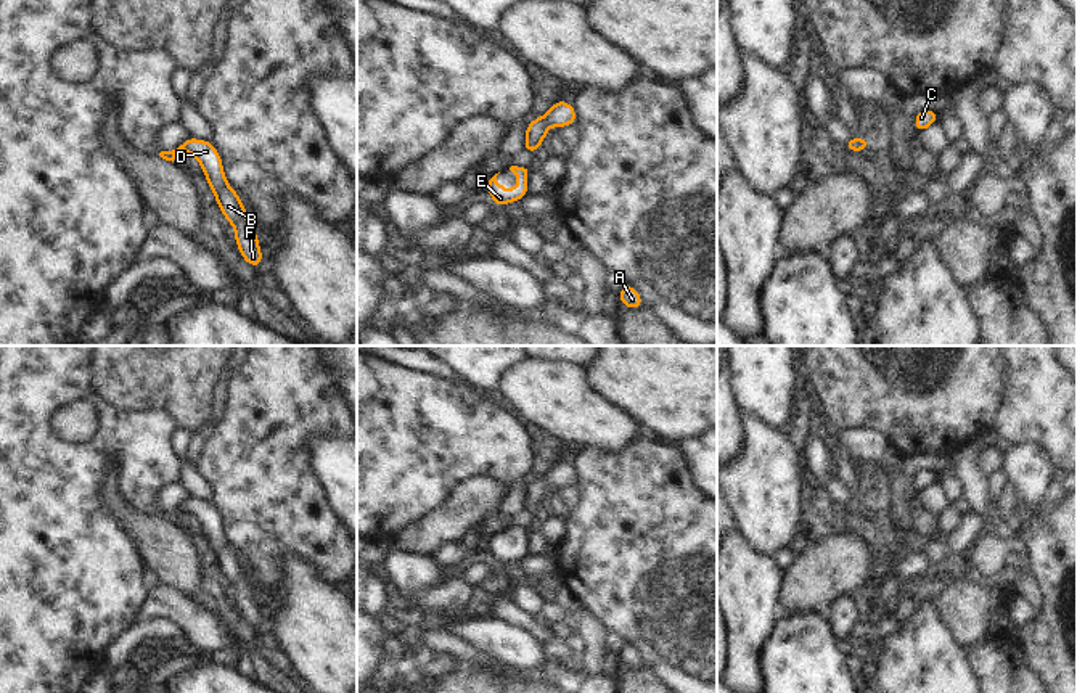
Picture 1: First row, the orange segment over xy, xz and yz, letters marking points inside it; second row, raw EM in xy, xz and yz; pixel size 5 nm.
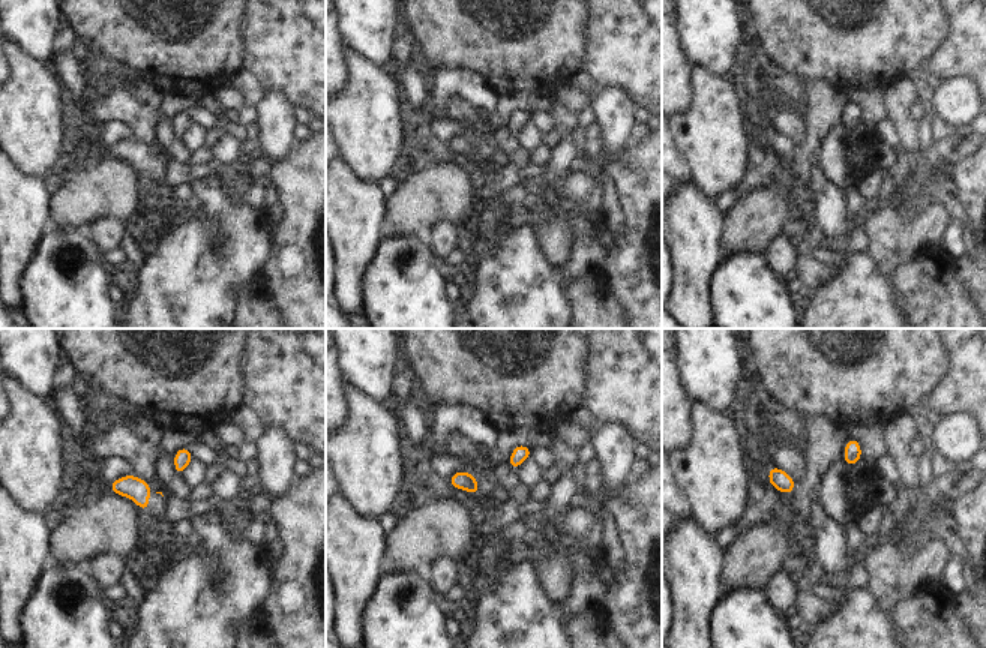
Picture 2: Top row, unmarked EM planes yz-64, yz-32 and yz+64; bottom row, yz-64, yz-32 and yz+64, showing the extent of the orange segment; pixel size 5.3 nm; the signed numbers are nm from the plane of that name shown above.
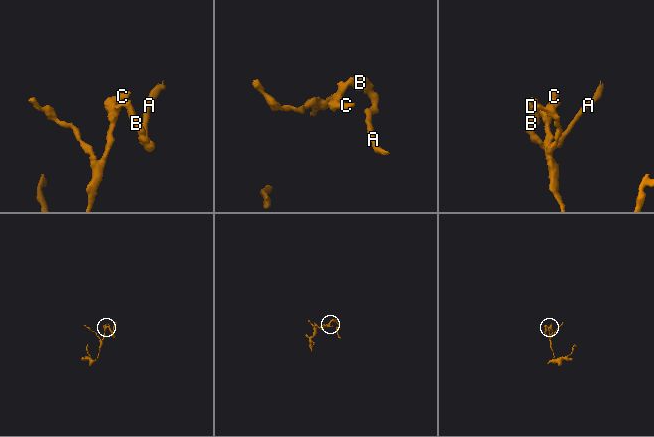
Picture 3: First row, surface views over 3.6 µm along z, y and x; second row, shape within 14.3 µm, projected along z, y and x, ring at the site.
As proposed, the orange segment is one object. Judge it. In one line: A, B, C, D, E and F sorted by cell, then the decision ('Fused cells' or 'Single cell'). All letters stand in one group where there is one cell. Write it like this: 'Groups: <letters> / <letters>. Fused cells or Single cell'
Groups: A B C D E F. Single cell

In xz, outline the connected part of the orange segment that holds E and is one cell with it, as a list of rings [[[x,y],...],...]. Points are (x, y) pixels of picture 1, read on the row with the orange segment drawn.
[[[511,166],[510,170],[519,180],[519,183],[514,188],[511,188],[511,190],[503,188],[497,182],[497,175],[498,174],[495,174],[489,180],[489,193],[492,196],[493,204],[498,206],[498,207],[503,206],[503,204],[508,204],[508,203],[519,201],[529,193],[529,188],[527,188],[527,169],[518,167],[518,166]]]

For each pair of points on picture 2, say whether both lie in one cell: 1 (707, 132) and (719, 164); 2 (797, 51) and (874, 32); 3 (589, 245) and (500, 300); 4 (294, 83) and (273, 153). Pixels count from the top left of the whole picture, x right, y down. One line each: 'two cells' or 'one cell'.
1: one cell
2: one cell
3: one cell
4: two cells

